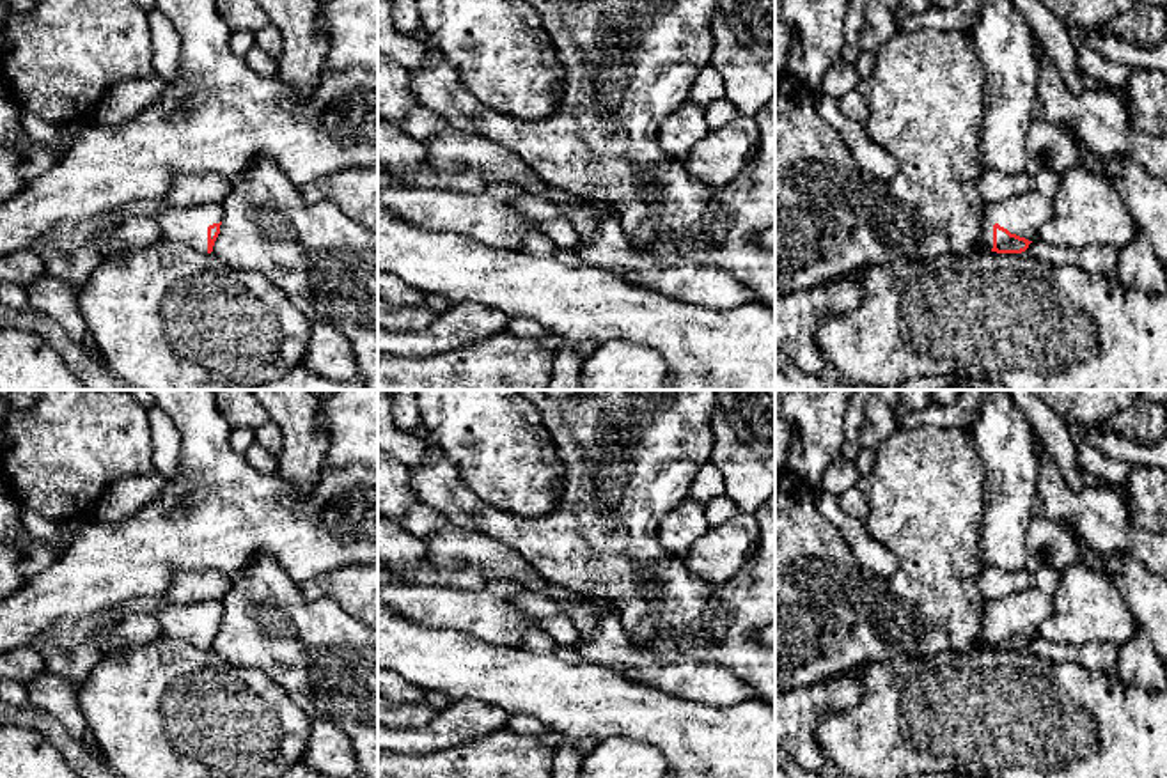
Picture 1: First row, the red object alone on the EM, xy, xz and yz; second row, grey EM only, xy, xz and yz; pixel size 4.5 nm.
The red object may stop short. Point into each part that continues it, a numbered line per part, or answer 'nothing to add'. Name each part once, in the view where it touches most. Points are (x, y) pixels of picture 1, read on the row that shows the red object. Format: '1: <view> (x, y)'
1: yz (1022, 215)

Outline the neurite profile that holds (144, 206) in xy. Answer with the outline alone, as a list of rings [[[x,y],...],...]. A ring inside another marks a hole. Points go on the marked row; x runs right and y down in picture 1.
[[[140,198],[140,200],[128,202],[112,213],[117,213],[122,220],[128,220],[133,216],[156,218],[158,214],[161,214],[168,207],[170,206],[167,204],[165,198]]]

